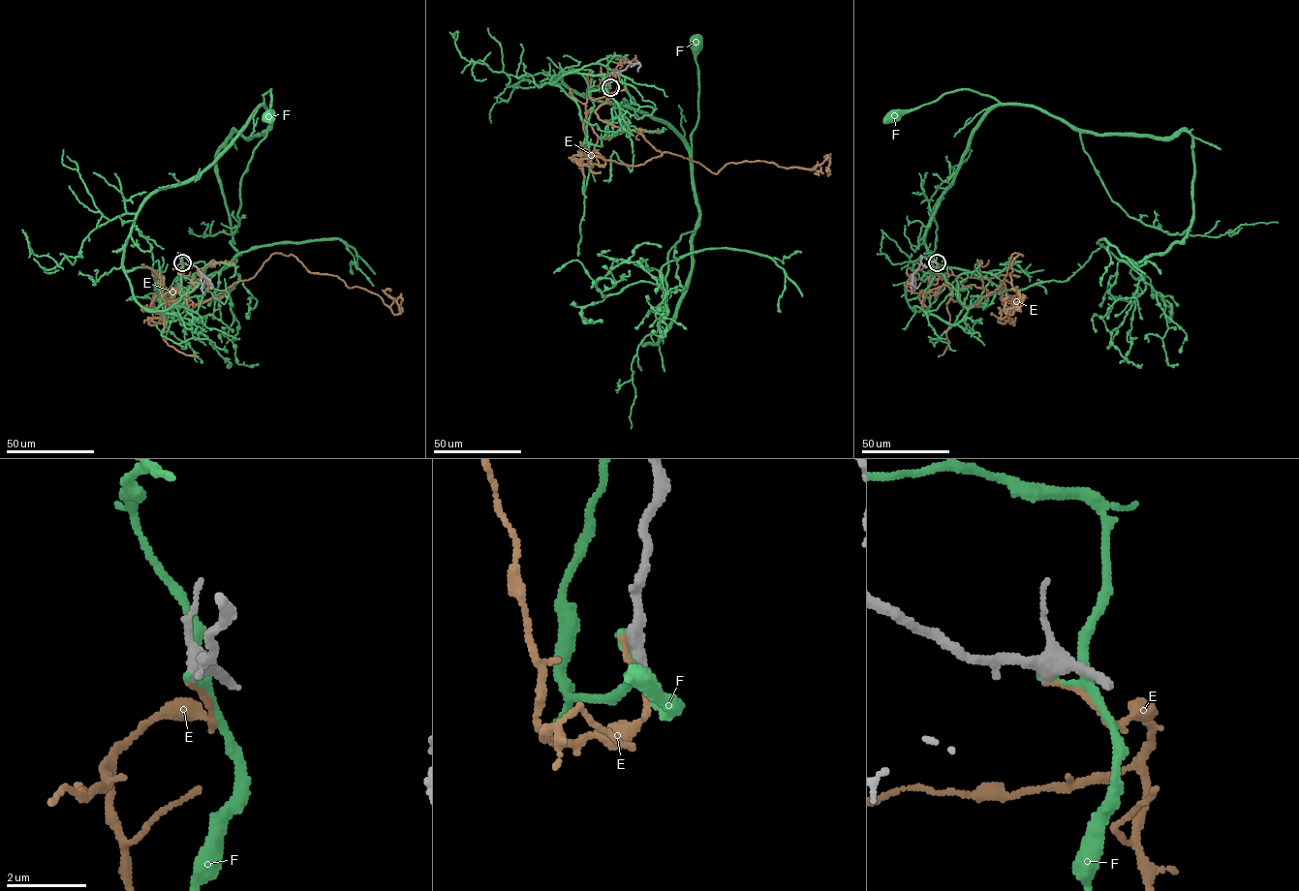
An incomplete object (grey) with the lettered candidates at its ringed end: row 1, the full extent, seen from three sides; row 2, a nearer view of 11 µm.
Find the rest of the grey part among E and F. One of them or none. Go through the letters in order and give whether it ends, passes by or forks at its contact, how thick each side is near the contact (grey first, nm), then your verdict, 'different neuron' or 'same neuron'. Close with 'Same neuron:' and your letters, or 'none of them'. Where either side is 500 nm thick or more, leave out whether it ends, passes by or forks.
E: it ends; calibres 320 and 130 nm; different neuron
F: it passes by; calibres 320 and 130 nm; different neuron
Same neuron: none of them

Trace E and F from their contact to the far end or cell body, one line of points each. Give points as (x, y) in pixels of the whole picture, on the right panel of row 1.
E: (934, 262), (950, 297), (973, 307), (1019, 253), (1010, 274), (1018, 304), (1007, 314), (1023, 295)
F: (934, 261), (913, 310), (933, 274), (925, 234), (936, 206), (1000, 103), (956, 89), (892, 117)

